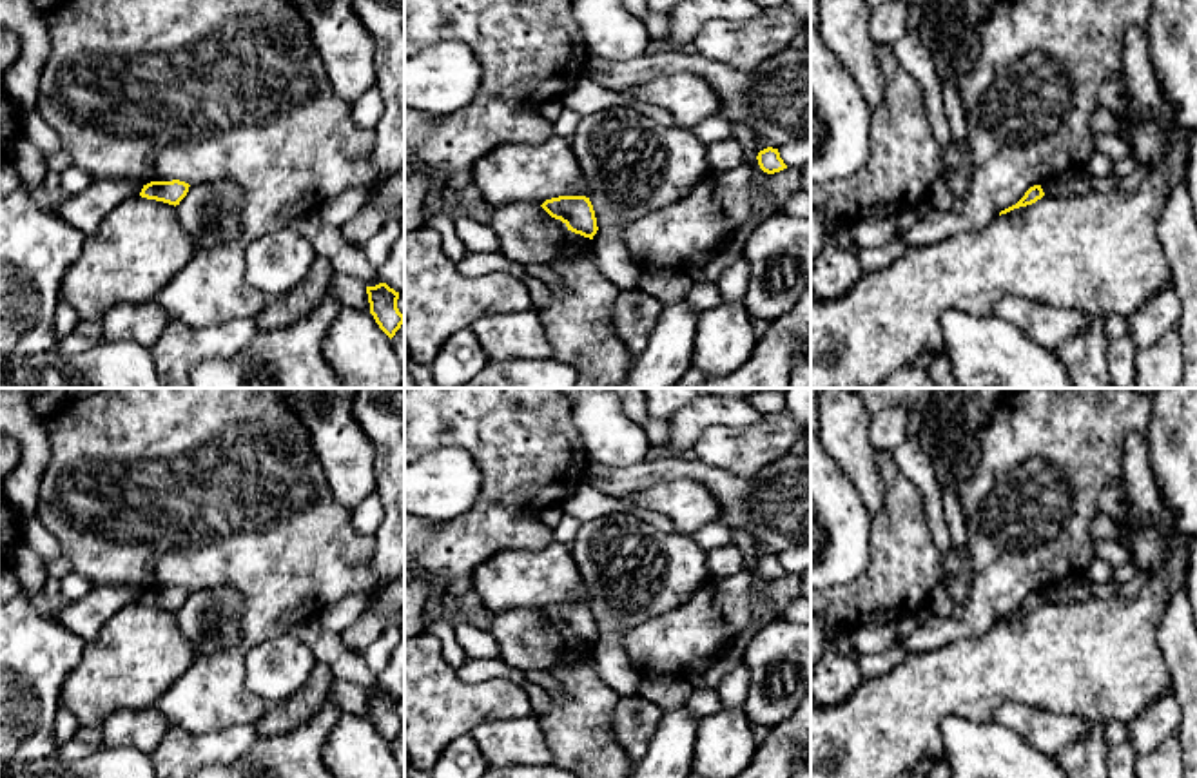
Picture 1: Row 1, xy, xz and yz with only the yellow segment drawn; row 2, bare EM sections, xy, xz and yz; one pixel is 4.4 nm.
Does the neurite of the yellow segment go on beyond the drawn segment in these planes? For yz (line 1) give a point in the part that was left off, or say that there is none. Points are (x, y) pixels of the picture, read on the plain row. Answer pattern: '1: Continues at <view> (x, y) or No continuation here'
1: No continuation here

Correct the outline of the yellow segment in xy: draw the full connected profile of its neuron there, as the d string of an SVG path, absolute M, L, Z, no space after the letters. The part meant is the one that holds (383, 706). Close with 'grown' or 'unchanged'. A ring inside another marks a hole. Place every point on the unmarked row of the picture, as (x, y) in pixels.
M386 689L366 693L370 720L379 734L392 745L404 729L404 722L397 715L399 698Z | unchanged

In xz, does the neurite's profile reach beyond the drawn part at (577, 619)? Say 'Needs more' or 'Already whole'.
Already whole

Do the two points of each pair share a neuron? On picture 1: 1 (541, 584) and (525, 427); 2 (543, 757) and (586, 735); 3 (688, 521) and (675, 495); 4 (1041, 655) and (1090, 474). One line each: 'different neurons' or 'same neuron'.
1: different neurons
2: different neurons
3: same neuron
4: different neurons

